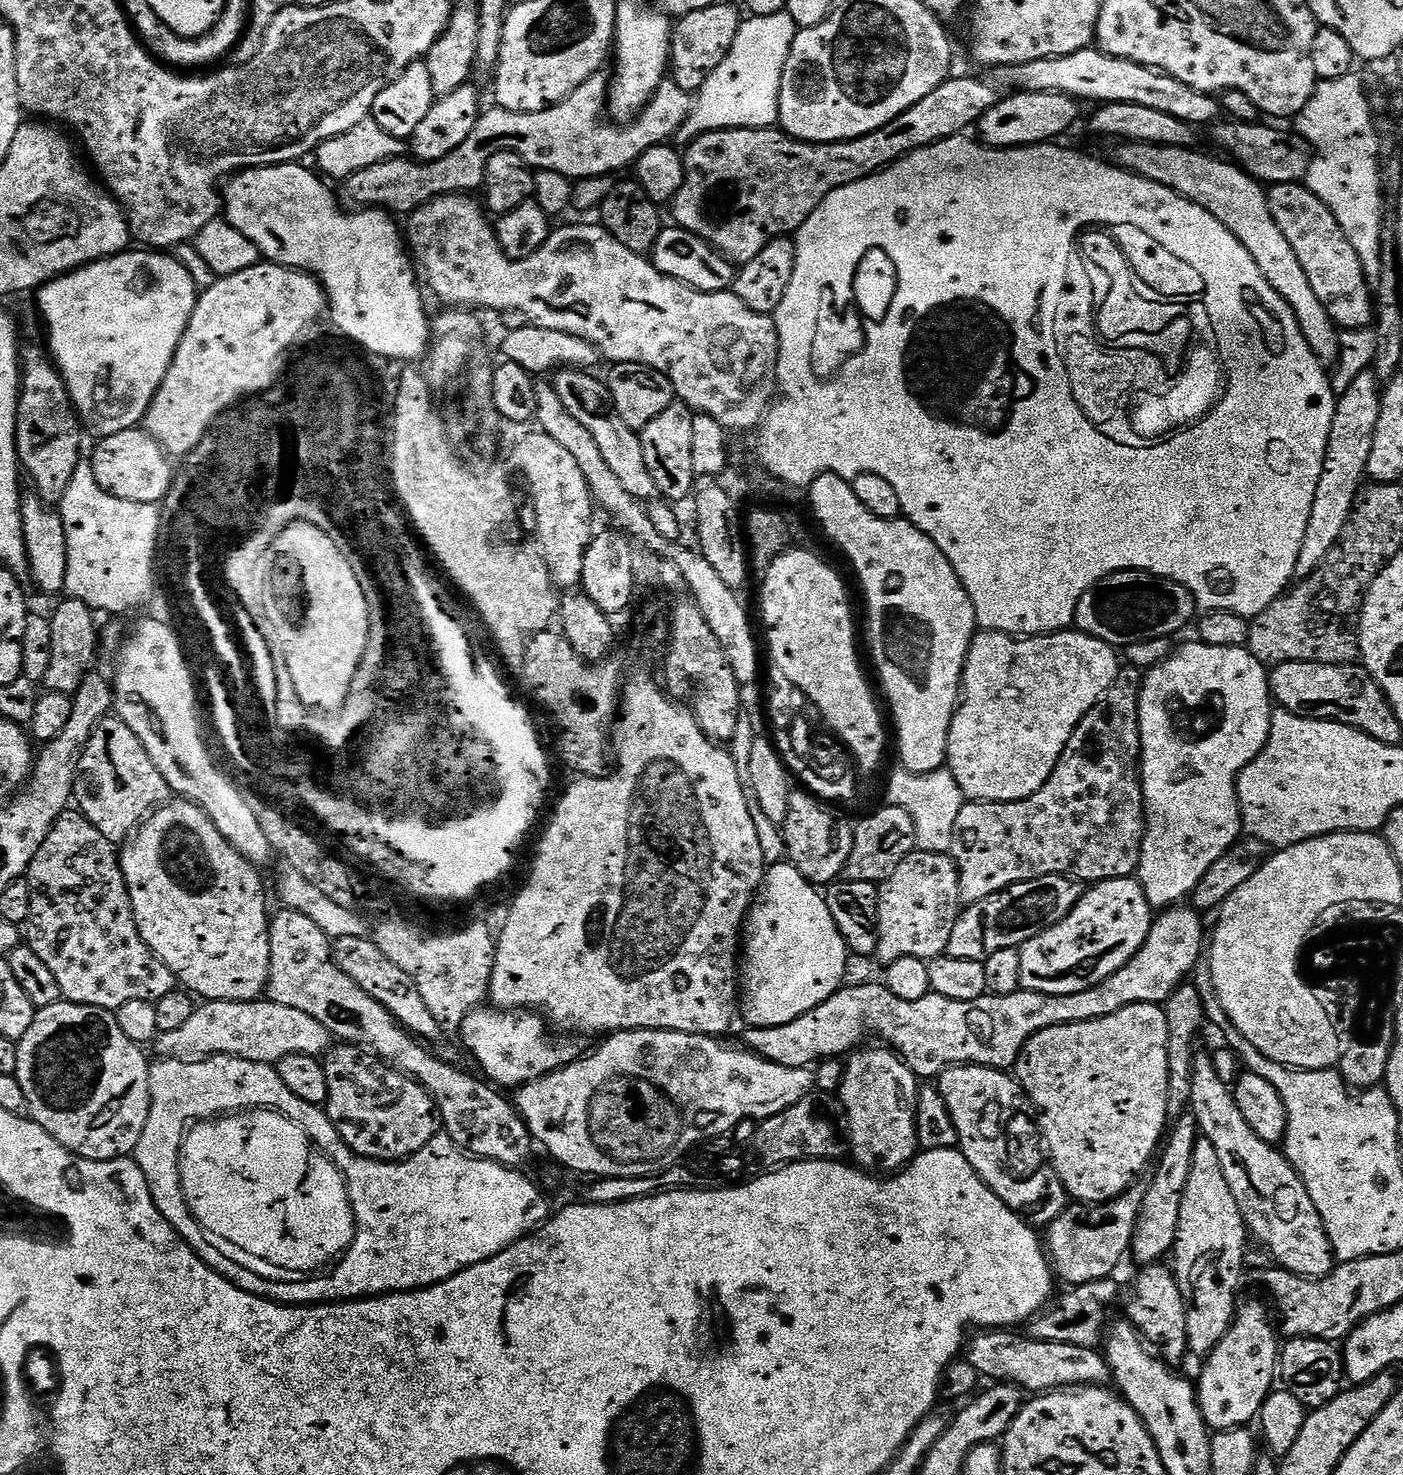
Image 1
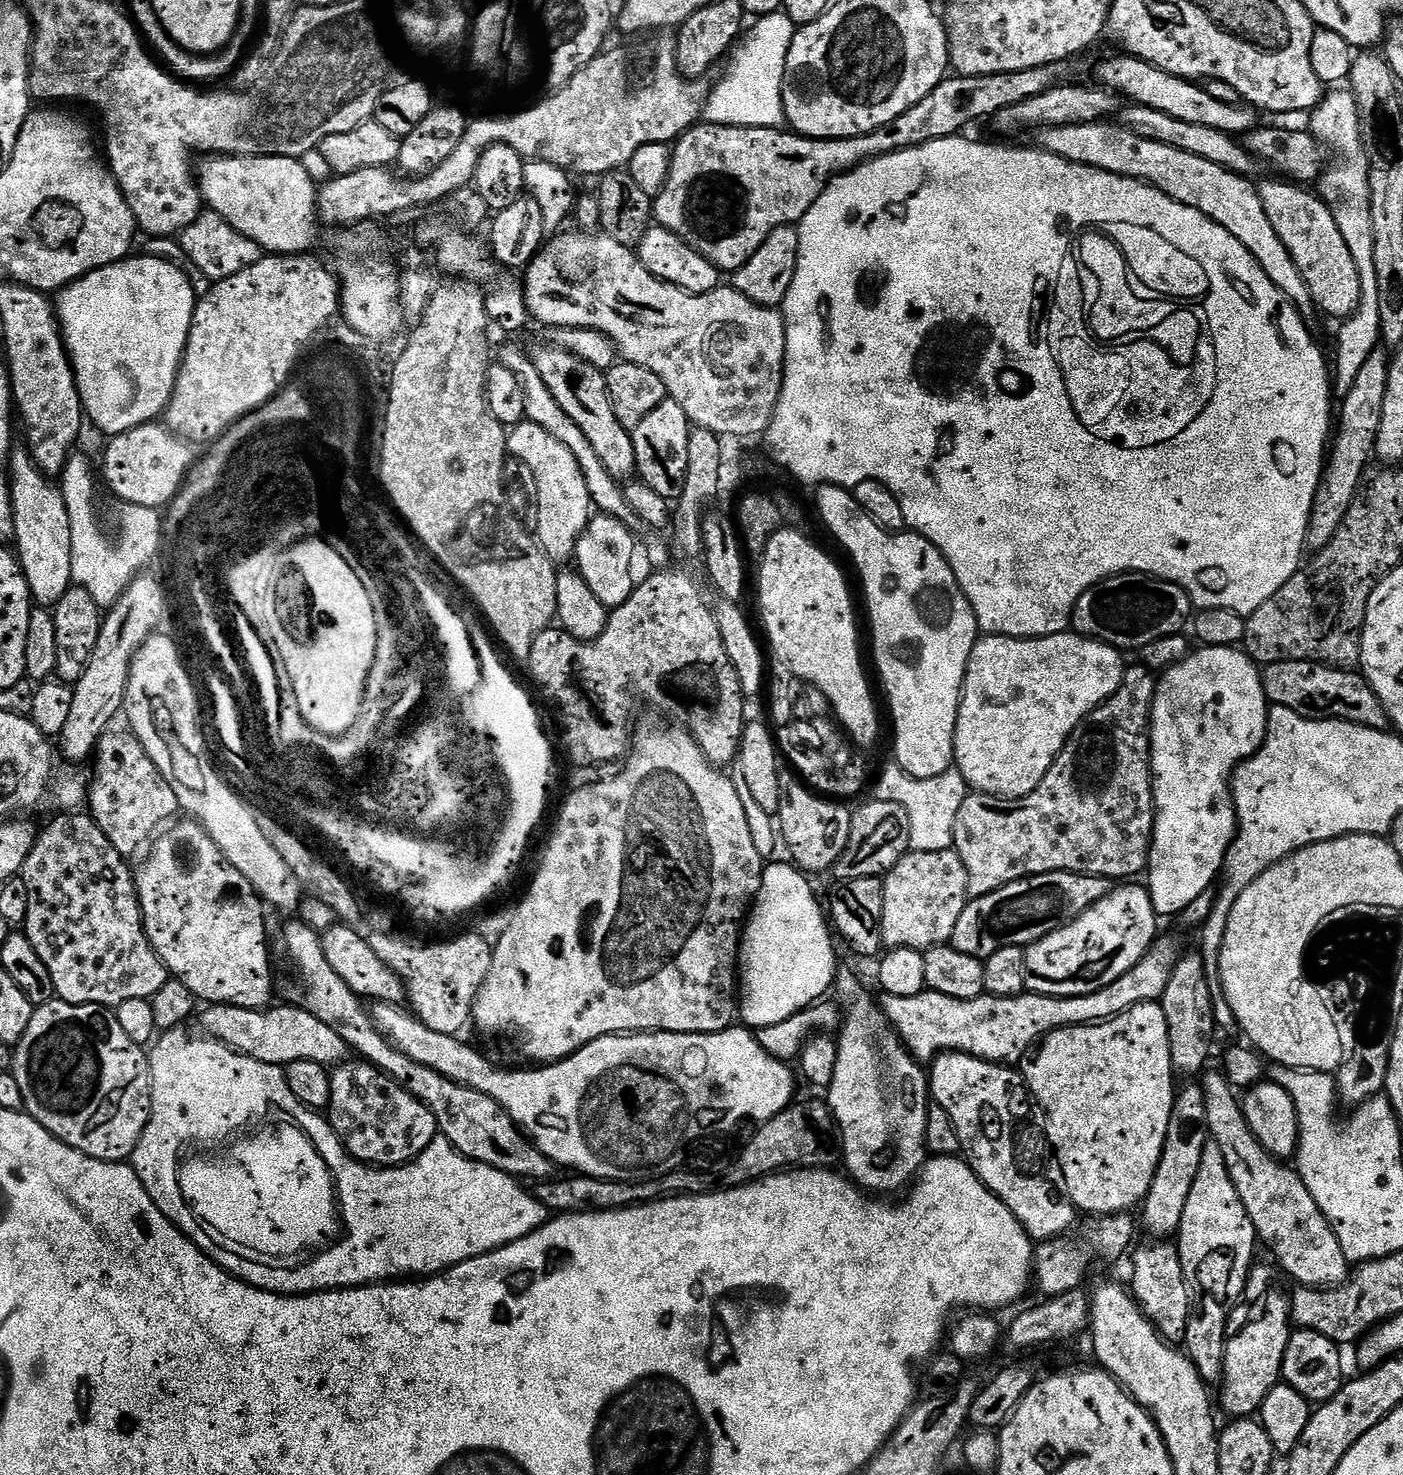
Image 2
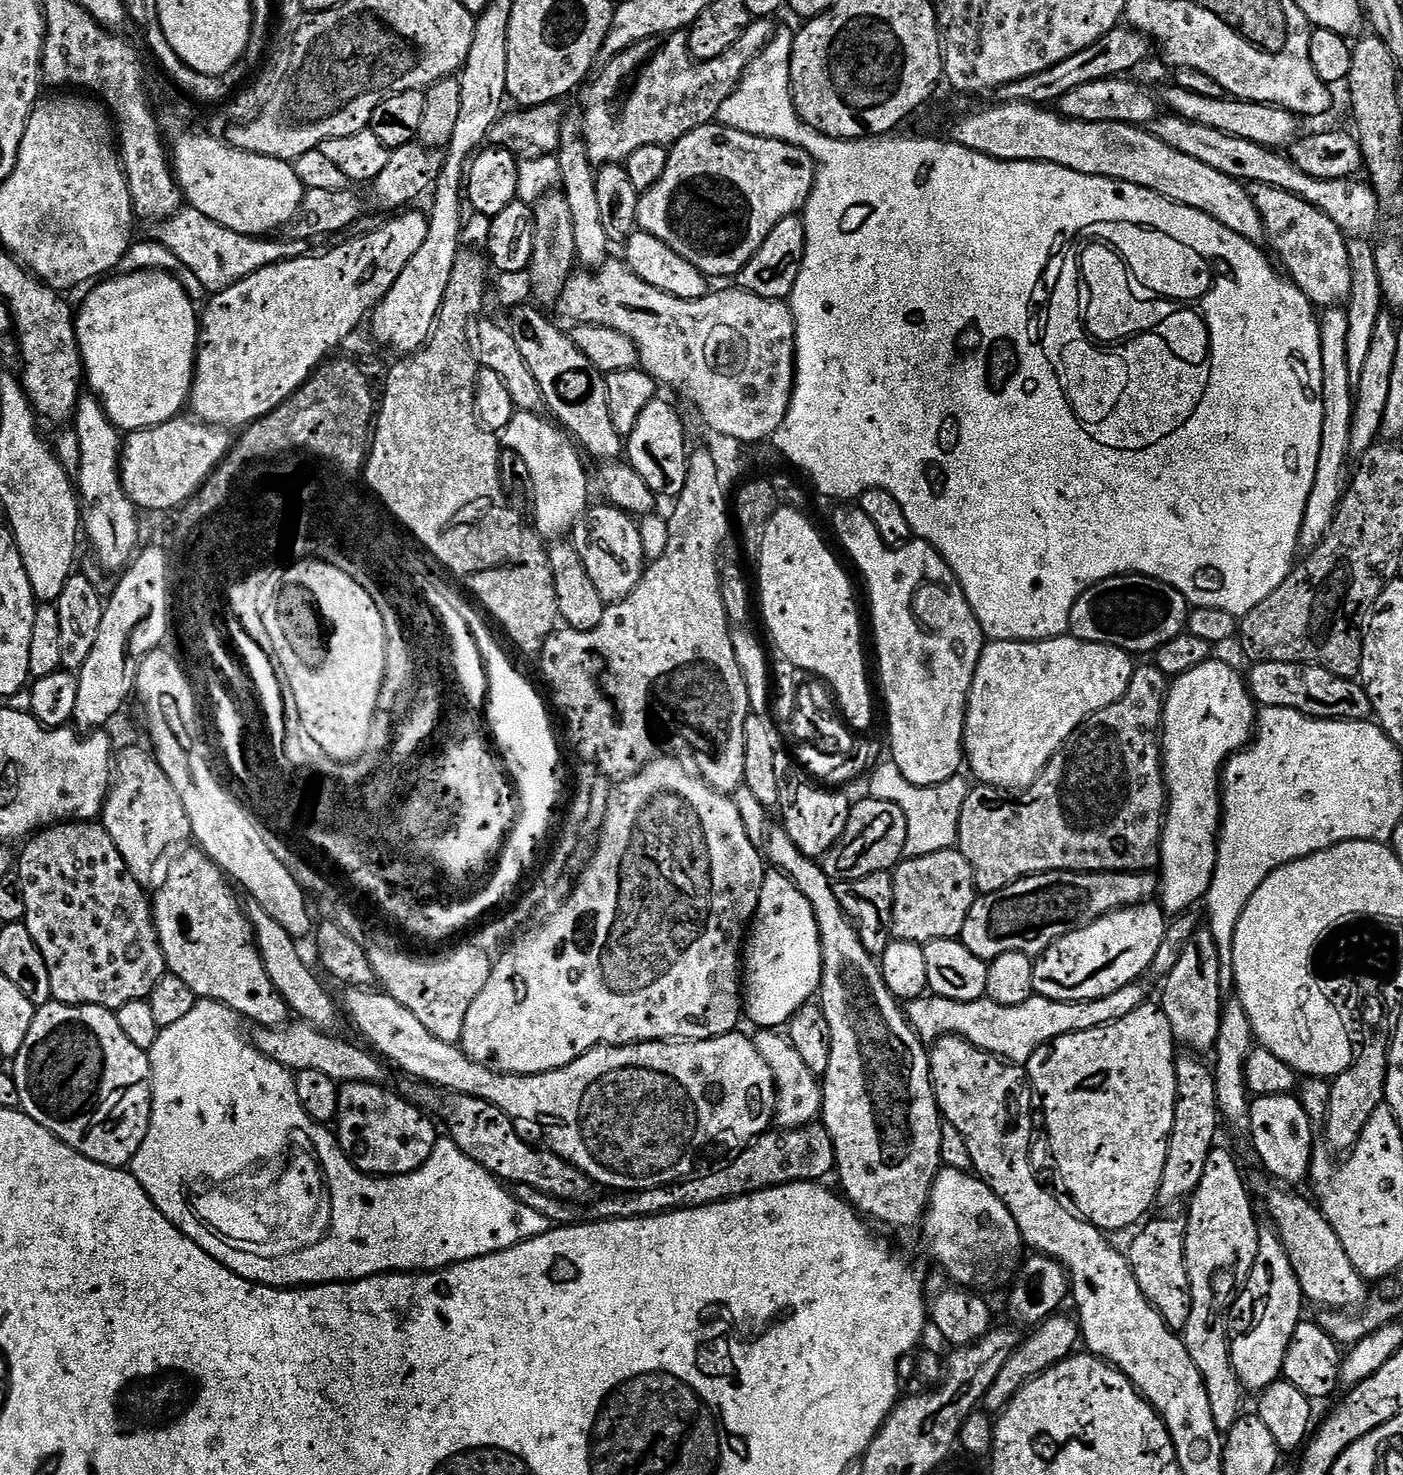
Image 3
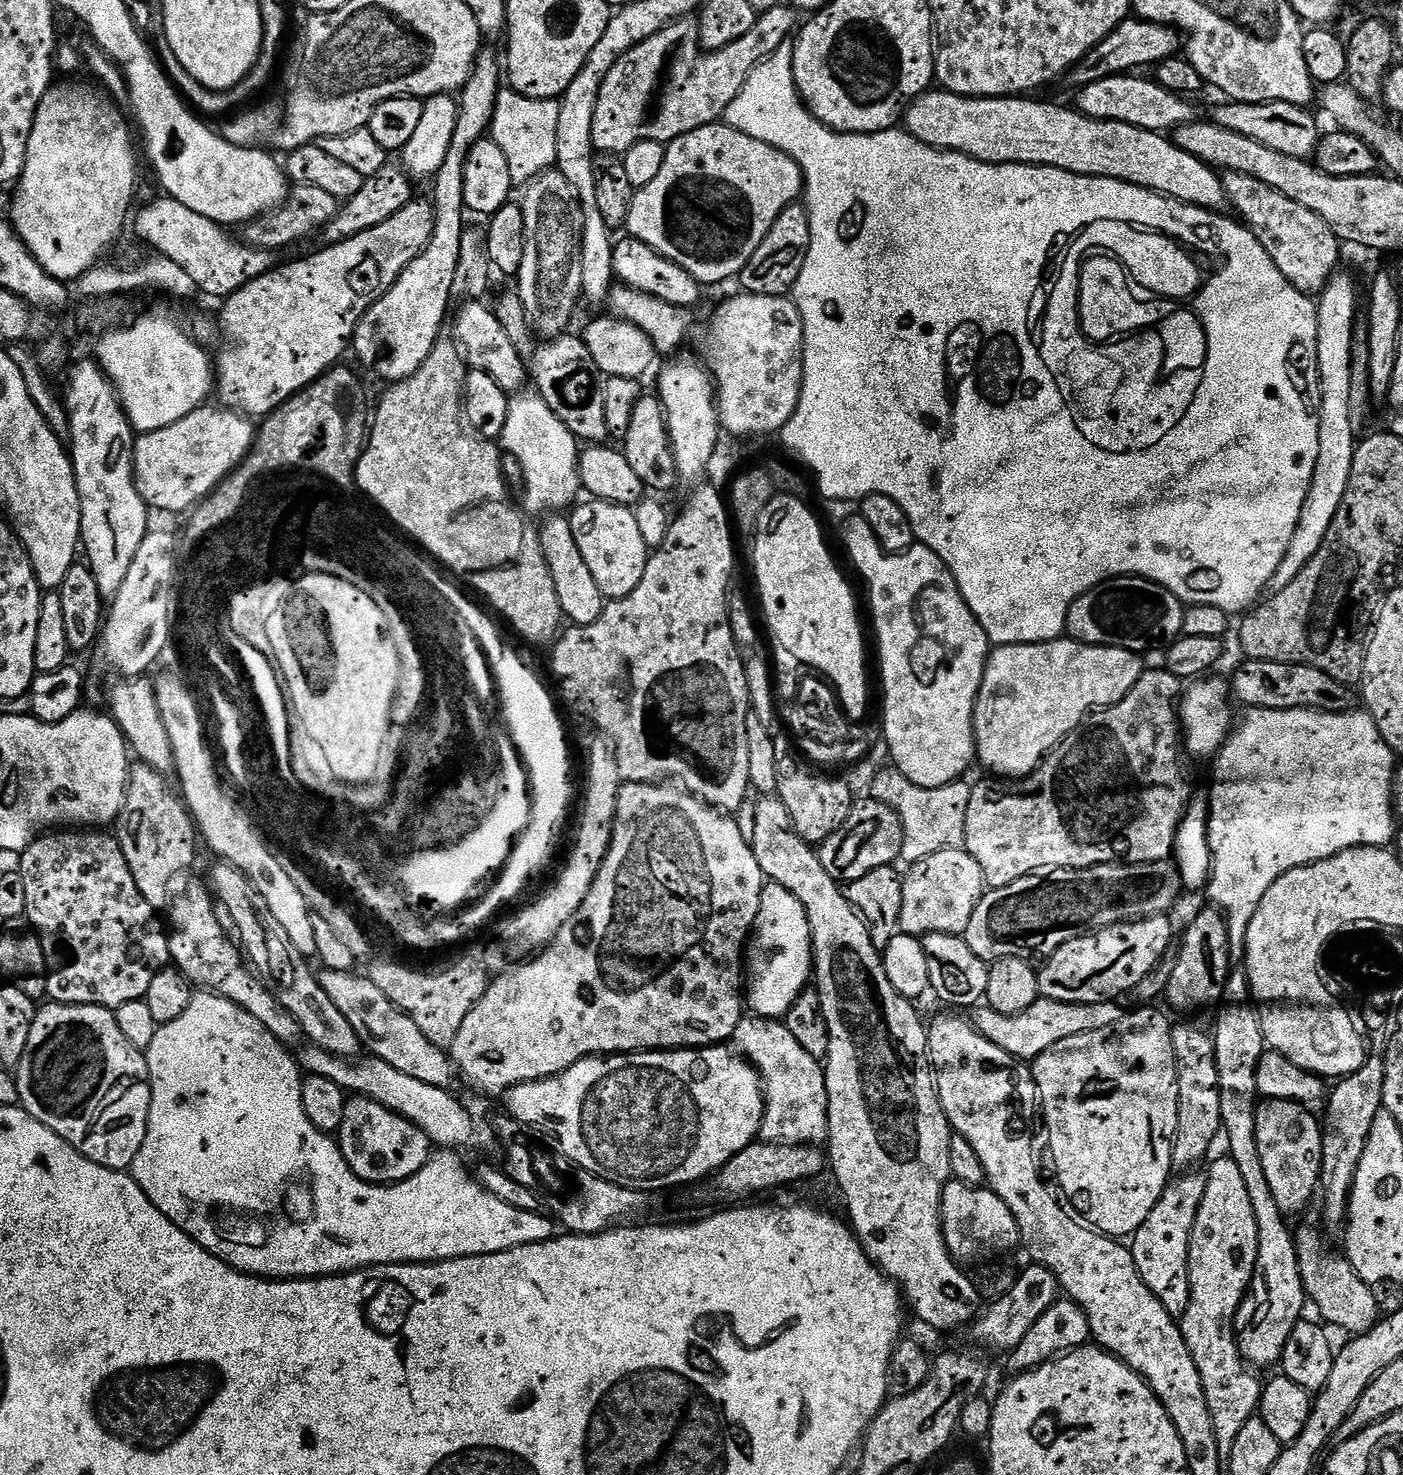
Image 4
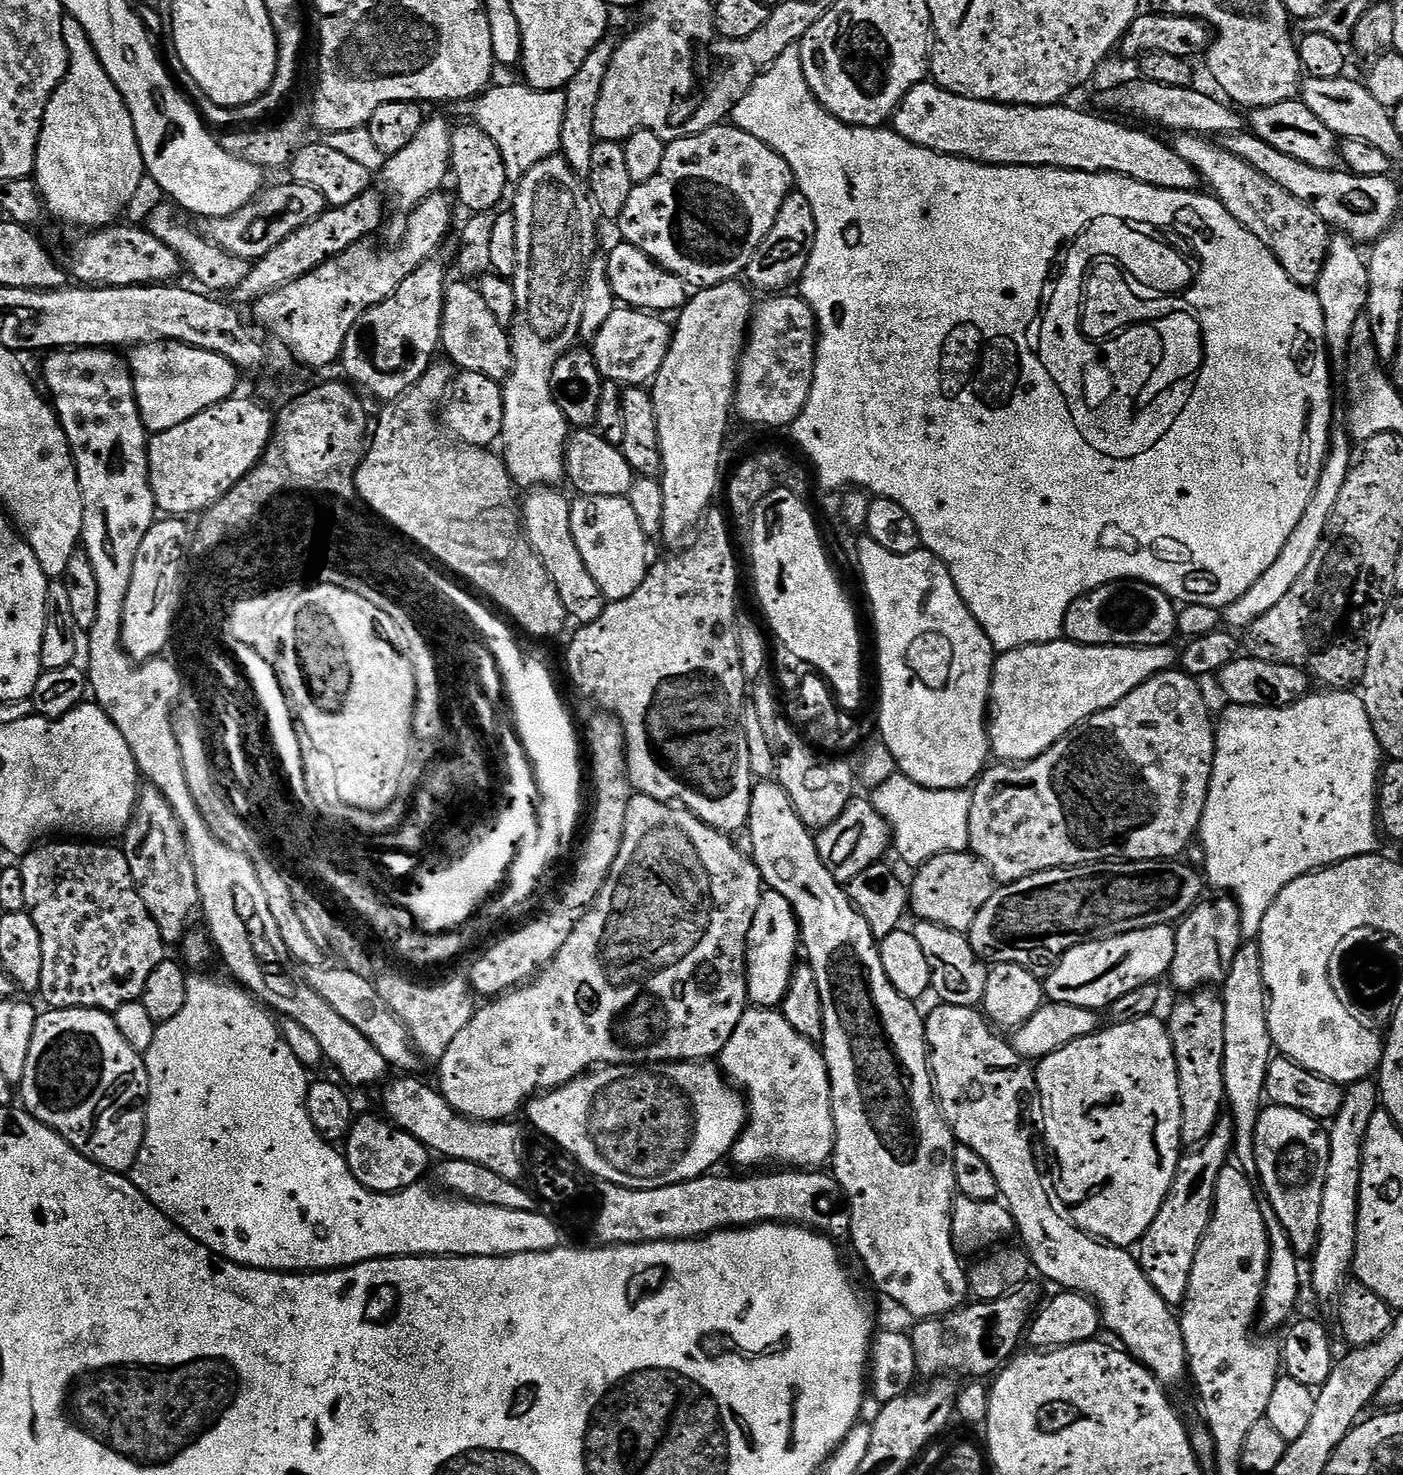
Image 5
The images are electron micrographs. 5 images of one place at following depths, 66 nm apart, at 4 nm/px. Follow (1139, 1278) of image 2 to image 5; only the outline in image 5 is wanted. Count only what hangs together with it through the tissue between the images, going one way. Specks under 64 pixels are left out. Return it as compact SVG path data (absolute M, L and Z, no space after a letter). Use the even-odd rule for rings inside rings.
M1221 1118L1208 1140L1181 1155L1174 1182L1162 1202L1162 1210L1158 1210L1158 1218L1150 1222L1150 1230L1146 1230L1140 1240L1140 1268L1146 1278L1150 1278L1150 1286L1154 1286L1158 1295L1170 1305L1180 1306L1184 1303L1190 1286L1190 1270L1194 1270L1200 1240L1206 1234L1212 1217L1218 1174L1229 1163L1233 1152L1232 1121Z

